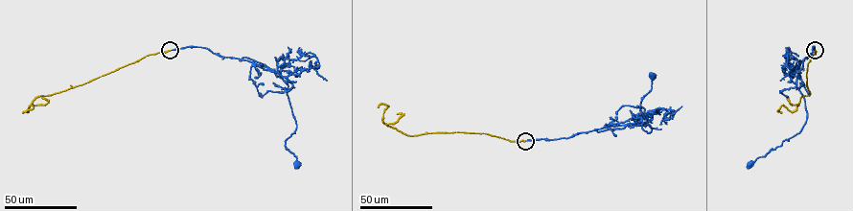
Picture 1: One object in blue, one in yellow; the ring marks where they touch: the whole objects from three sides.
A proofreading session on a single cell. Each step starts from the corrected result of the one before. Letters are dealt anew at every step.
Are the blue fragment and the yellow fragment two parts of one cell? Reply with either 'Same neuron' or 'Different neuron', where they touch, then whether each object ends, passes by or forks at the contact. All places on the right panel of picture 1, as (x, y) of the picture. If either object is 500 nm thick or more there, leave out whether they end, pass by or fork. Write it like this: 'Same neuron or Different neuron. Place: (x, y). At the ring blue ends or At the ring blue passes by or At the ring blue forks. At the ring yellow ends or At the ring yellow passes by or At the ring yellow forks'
Same neuron. Place: (815, 50). At the ring blue ends. At the ring yellow ends

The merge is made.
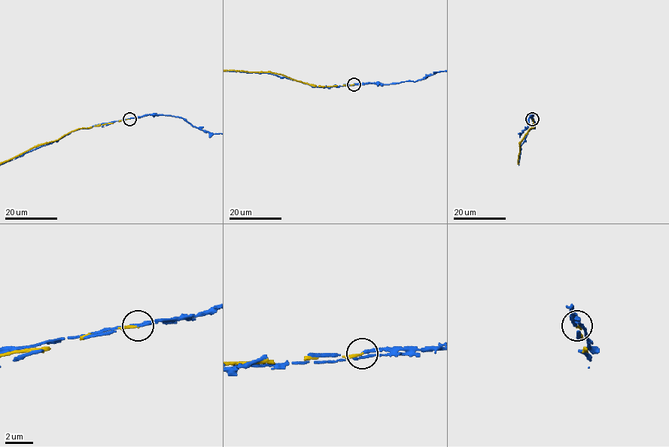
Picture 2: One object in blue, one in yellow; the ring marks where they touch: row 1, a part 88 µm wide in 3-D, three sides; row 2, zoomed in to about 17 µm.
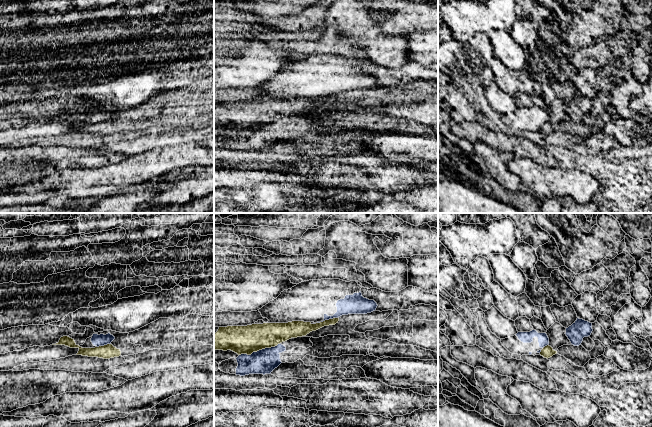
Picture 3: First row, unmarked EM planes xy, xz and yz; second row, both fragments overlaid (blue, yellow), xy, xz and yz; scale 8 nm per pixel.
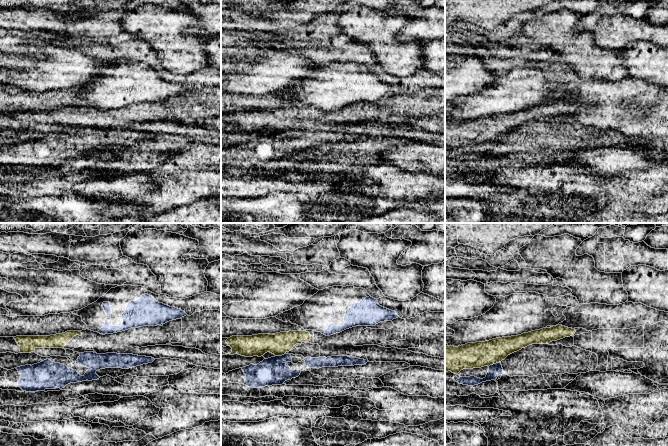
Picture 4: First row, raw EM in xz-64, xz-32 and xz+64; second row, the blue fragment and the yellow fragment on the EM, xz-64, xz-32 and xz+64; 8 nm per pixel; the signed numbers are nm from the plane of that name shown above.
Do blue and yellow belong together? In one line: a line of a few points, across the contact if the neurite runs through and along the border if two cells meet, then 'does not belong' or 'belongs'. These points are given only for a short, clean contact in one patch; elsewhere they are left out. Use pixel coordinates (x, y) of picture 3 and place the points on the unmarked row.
line xz (279, 119), (253, 127), (250, 130), (239, 131); does not belong

